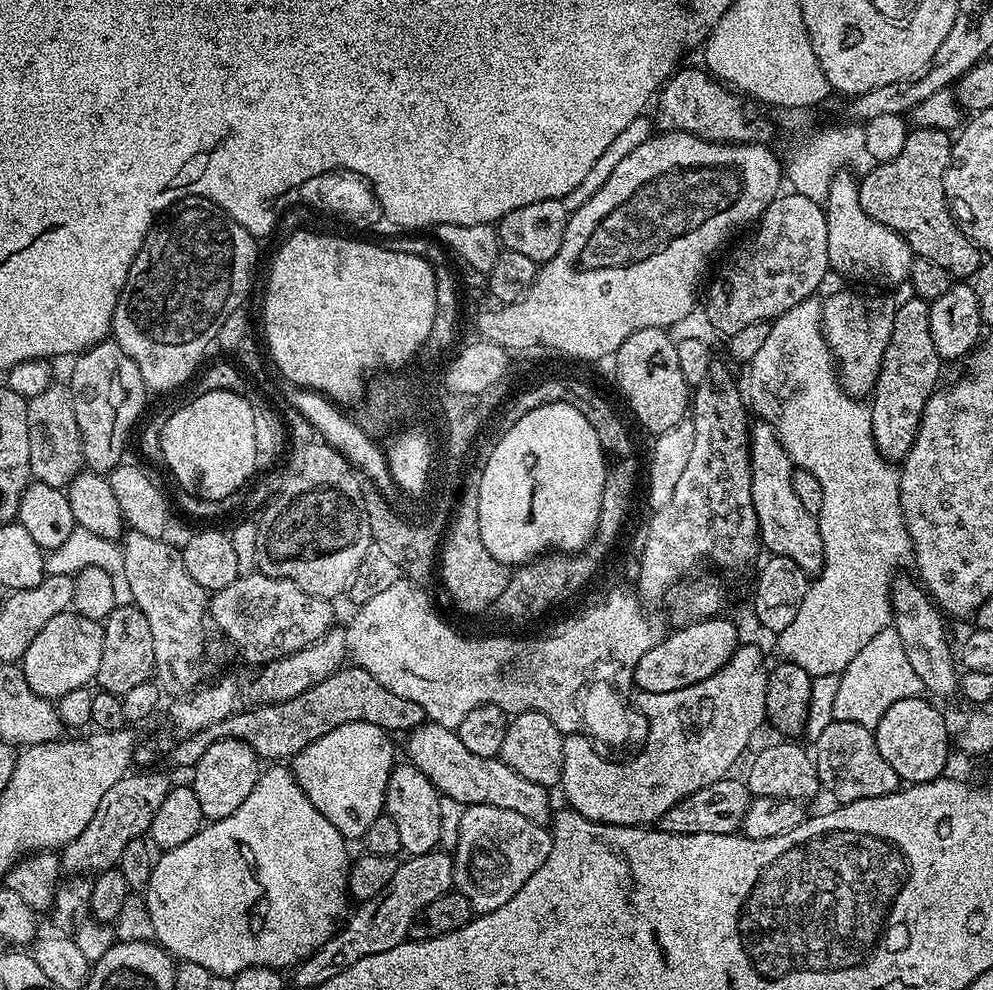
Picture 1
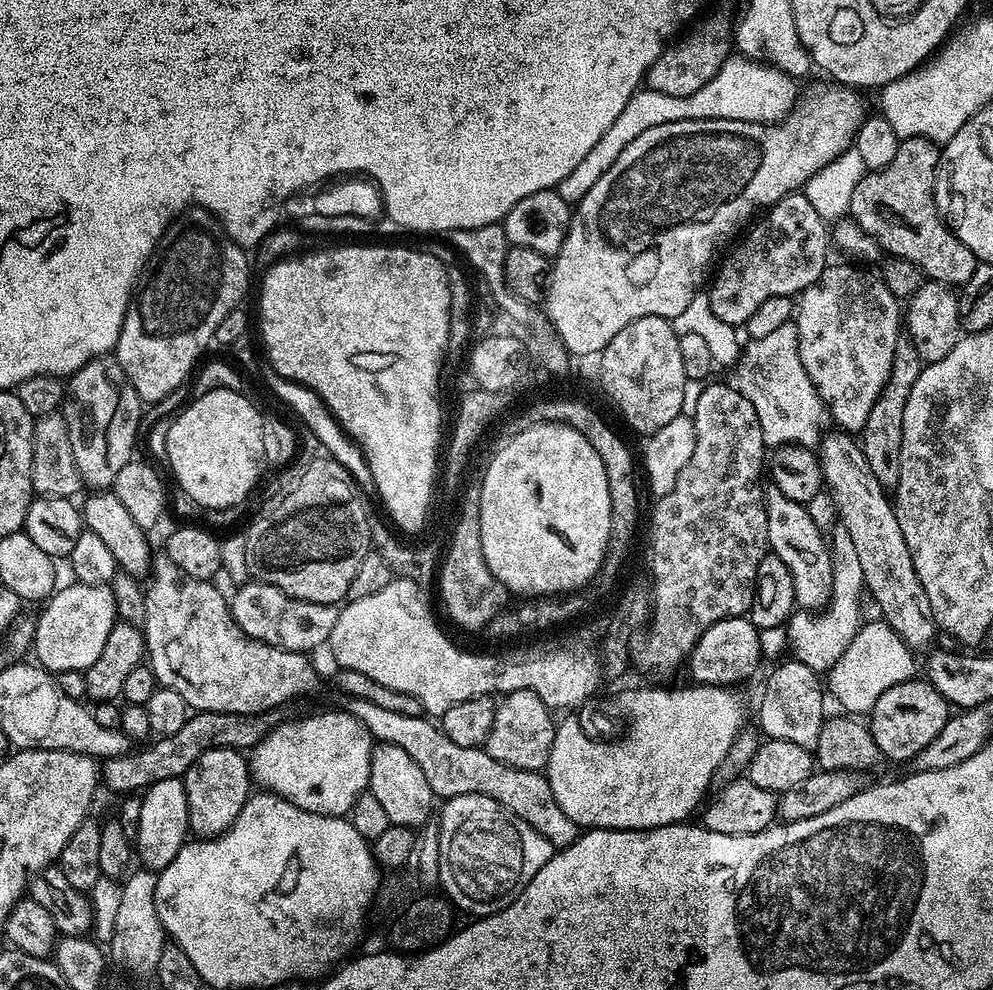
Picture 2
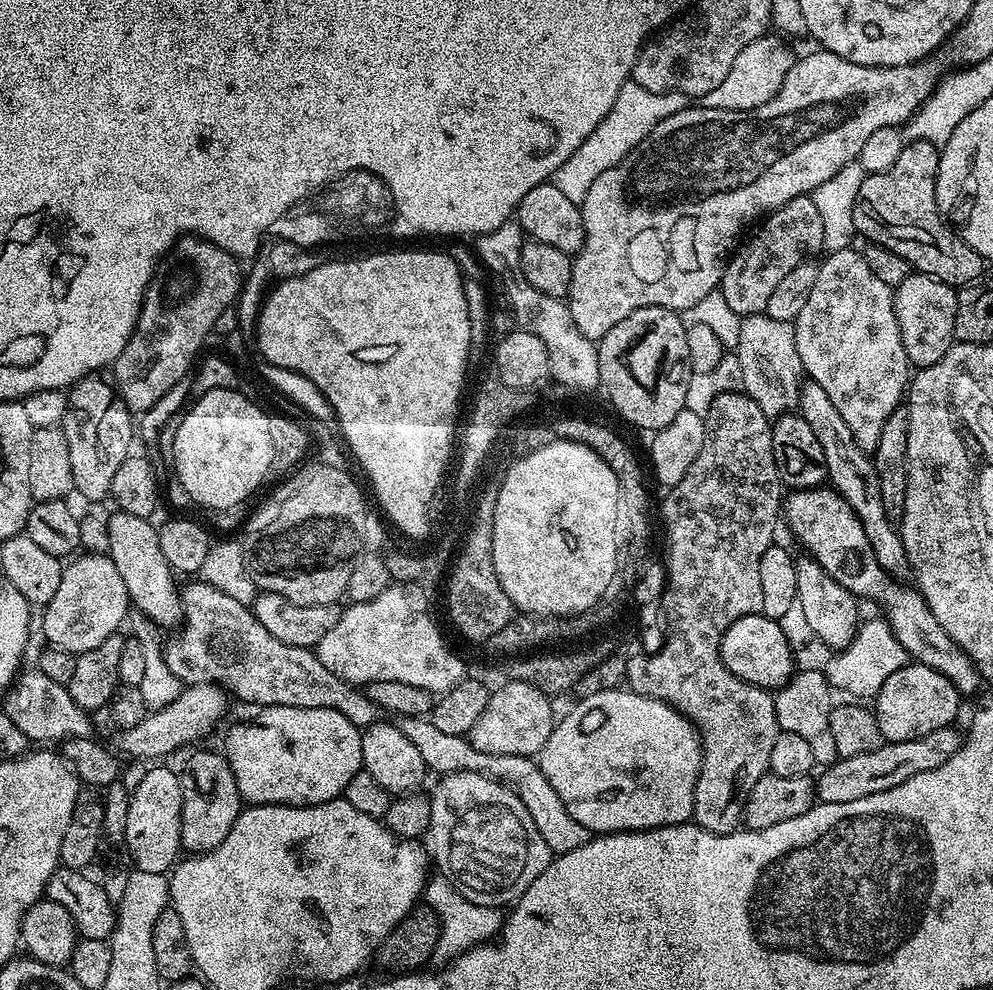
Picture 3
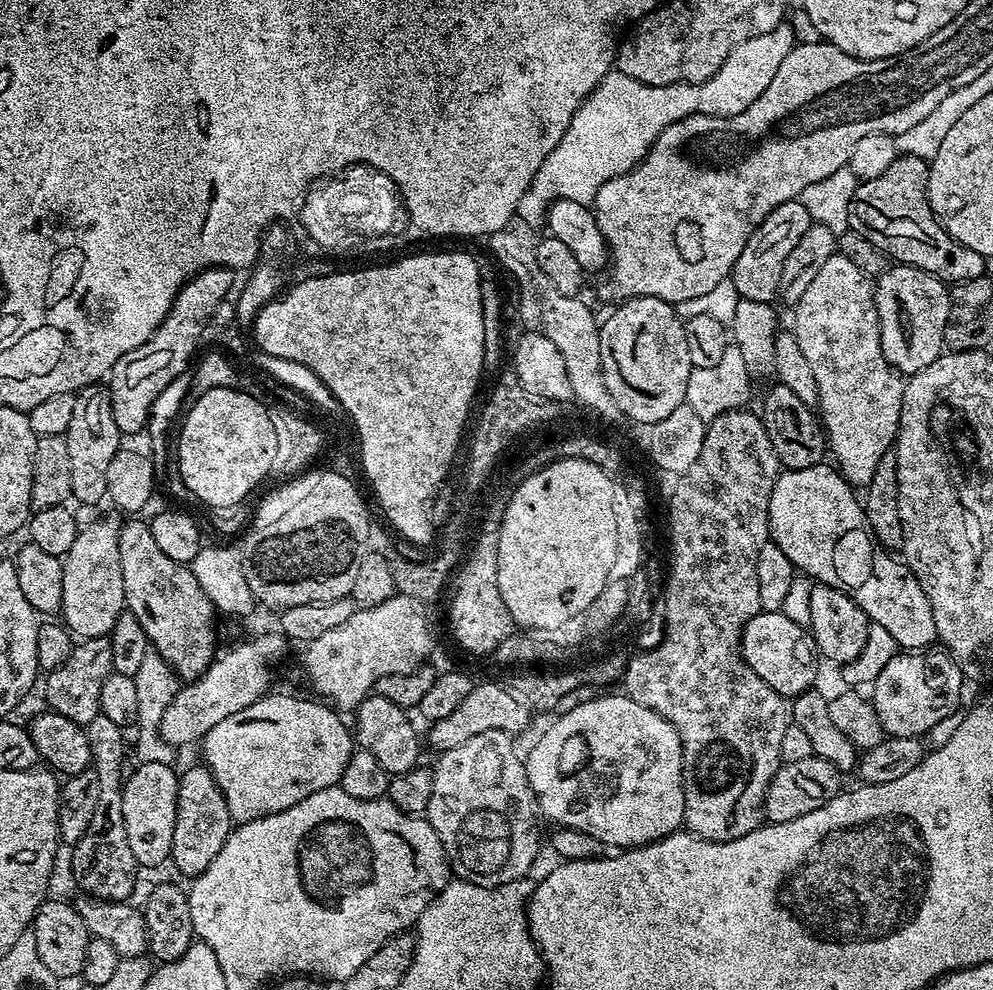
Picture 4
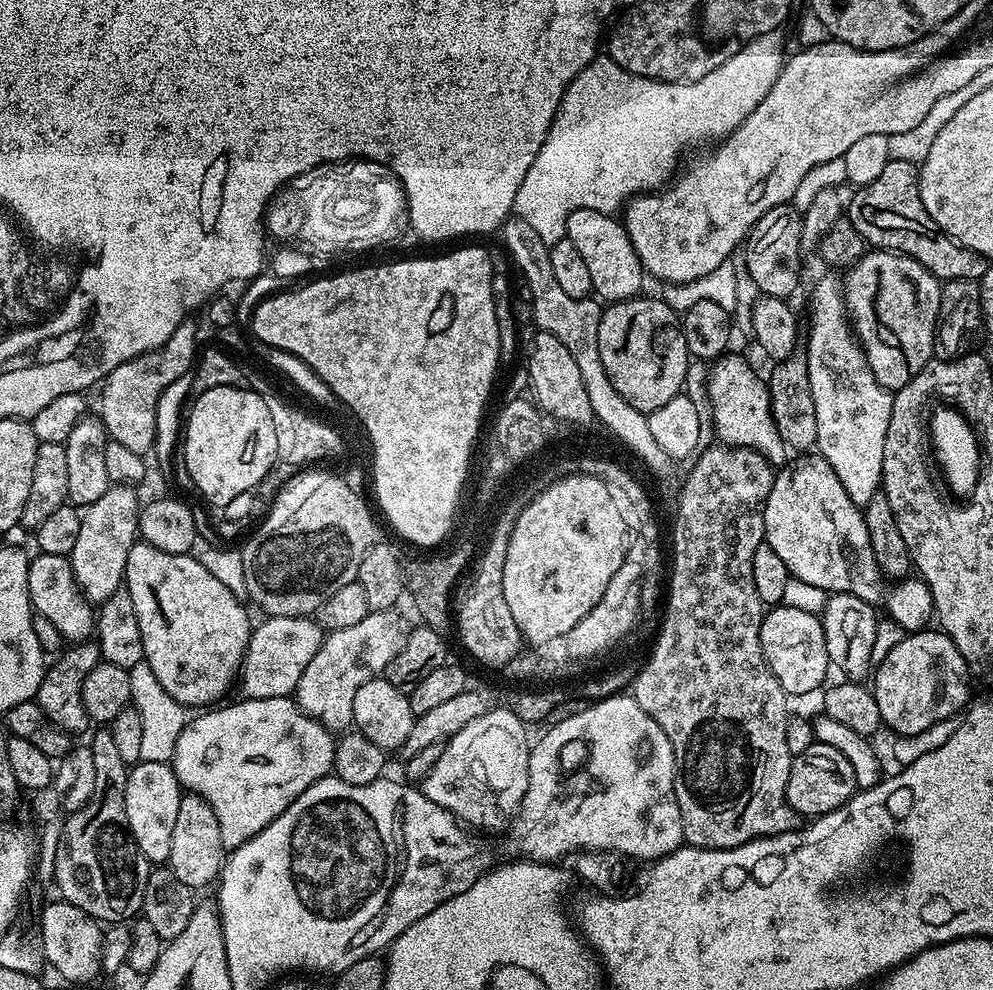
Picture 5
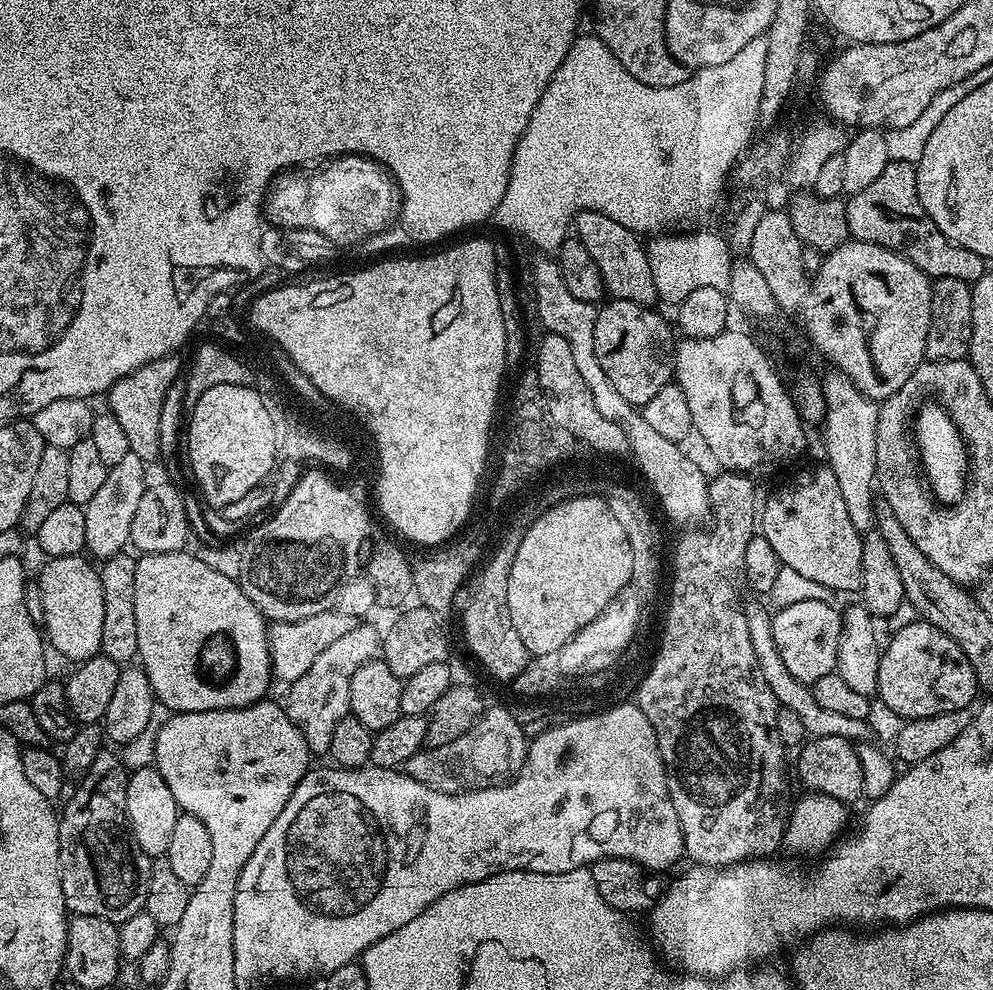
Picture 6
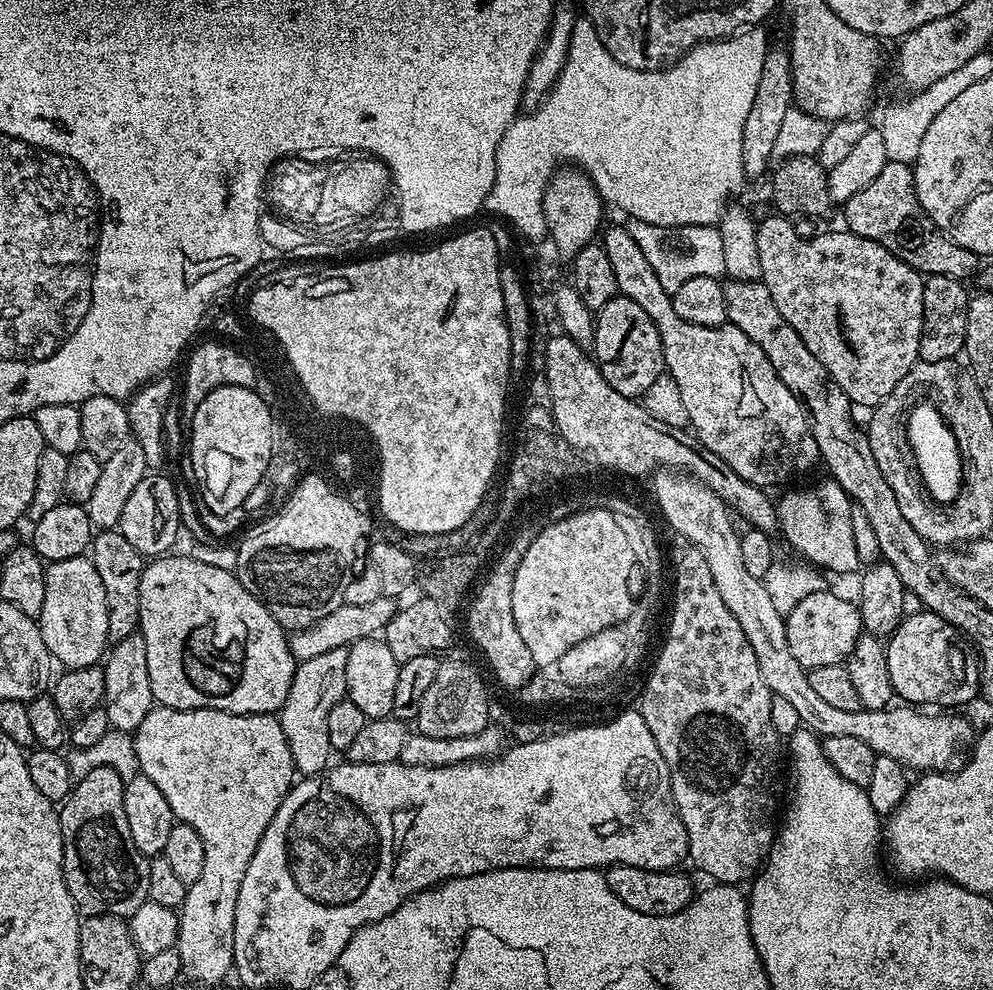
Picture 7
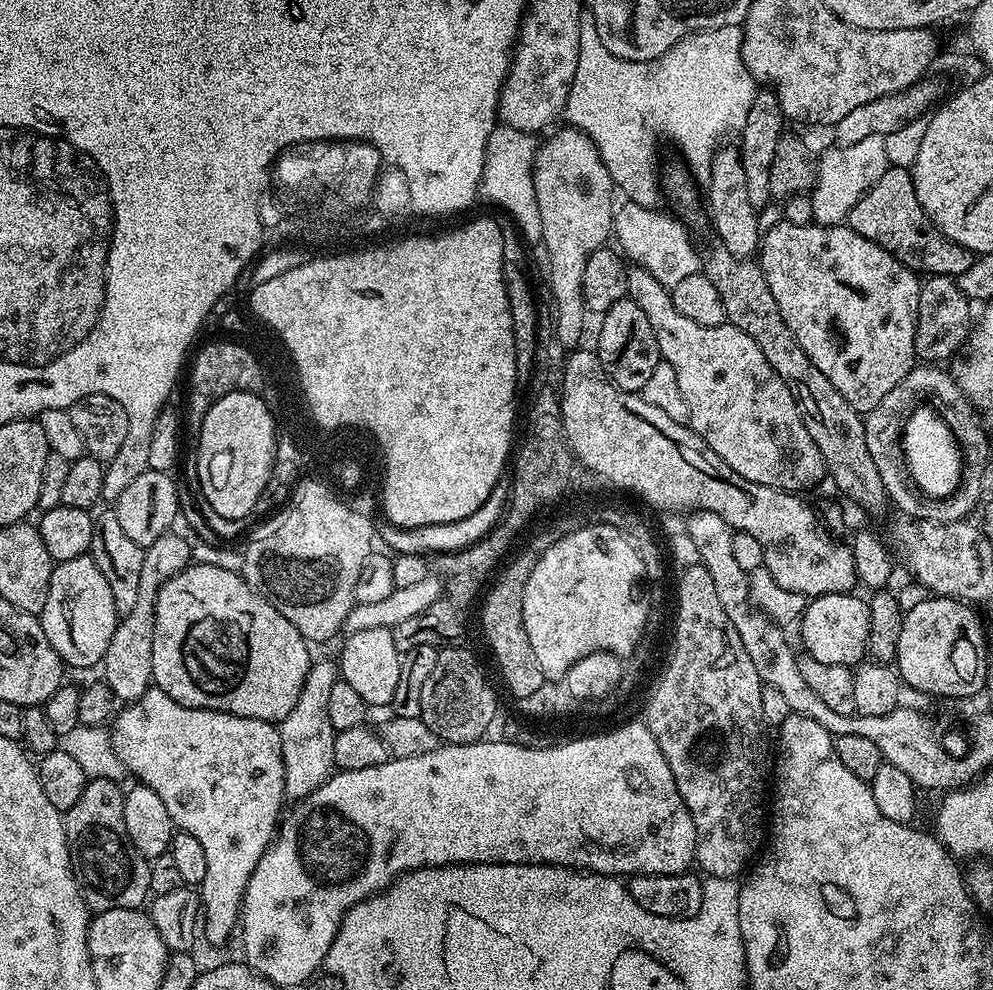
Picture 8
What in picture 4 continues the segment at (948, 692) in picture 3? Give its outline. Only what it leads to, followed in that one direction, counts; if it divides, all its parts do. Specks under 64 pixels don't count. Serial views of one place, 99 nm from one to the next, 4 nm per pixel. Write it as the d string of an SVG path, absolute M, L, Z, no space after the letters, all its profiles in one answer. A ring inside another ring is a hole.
M904 650L890 658L882 672L870 685L870 699L888 736L927 737L931 728L936 728L960 704L960 691L966 687L960 668L952 661L947 651L939 650Z

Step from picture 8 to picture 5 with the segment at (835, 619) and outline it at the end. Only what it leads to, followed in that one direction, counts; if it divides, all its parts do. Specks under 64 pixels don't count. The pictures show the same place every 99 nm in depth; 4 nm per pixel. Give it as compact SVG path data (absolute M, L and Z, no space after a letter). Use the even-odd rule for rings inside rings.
M772 606L764 613L764 621L760 627L760 645L762 654L782 690L789 697L808 696L830 673L828 655L826 654L826 634L824 633L823 619L817 613L807 612L806 610L794 610L783 606Z

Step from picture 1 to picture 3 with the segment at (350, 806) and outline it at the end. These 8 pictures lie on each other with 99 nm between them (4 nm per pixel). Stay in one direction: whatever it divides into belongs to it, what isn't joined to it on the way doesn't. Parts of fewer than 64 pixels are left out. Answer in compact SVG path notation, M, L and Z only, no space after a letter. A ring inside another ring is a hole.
M270 706L269 708L260 708L257 716L253 720L248 720L245 724L236 724L228 732L228 741L222 747L223 755L228 758L230 770L234 770L234 778L238 782L241 801L253 804L289 804L292 808L306 808L310 804L324 804L327 800L335 800L343 797L346 786L350 786L350 780L354 774L358 774L364 767L362 762L362 738L361 729L350 722L350 718L338 714L338 710L329 708L299 708L298 706Z

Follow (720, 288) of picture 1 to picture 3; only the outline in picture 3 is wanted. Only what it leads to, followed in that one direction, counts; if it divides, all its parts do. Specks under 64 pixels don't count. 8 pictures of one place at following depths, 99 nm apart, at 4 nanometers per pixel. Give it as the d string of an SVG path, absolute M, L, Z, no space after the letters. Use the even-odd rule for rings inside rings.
M811 195L795 196L793 200L786 202L781 208L771 213L760 226L761 228L748 241L745 239L739 245L738 251L725 264L724 277L720 280L718 289L726 298L726 303L730 306L730 310L734 310L734 314L738 314L741 318L763 313L770 299L770 294L778 287L778 282L781 282L782 278L786 277L786 274L806 260L809 255L807 252L817 251L819 253L824 246L822 214L818 214L818 206L814 206Z

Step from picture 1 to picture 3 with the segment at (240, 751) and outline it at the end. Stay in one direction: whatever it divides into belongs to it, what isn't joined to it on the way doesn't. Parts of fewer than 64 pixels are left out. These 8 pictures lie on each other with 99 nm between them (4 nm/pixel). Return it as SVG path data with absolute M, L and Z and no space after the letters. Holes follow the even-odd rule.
M196 752L184 764L184 769L179 769L180 789L182 790L182 834L180 847L185 853L199 854L213 852L221 842L230 834L234 822L240 817L242 801L238 782L234 778L234 770L230 770L227 756L216 752Z

